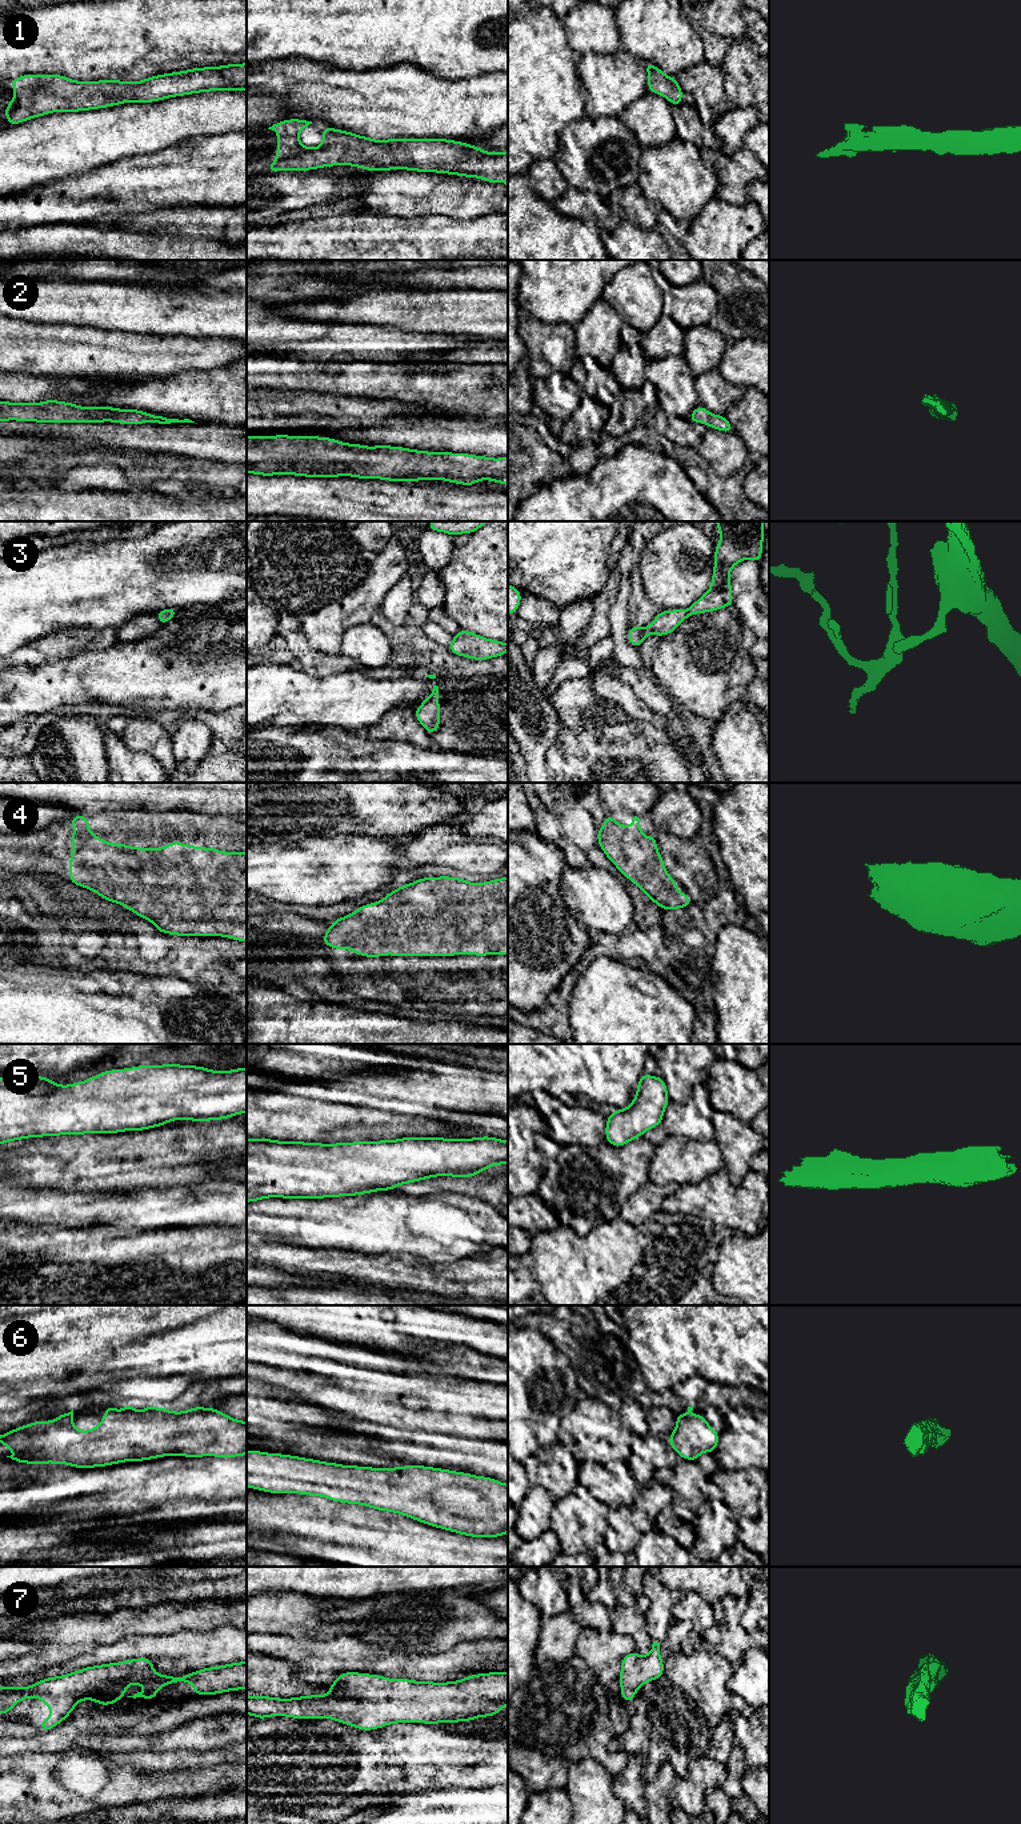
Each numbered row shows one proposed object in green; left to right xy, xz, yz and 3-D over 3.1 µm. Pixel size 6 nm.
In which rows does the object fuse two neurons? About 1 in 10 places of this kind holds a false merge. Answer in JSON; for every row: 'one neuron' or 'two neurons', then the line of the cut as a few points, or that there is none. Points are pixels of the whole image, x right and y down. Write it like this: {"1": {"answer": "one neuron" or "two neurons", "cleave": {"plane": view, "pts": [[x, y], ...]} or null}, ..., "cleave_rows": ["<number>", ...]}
{"1": {"answer": "one neuron", "cleave": null}, "2": {"answer": "one neuron", "cleave": null}, "3": {"answer": "one neuron", "cleave": null}, "4": {"answer": "one neuron", "cleave": null}, "5": {"answer": "one neuron", "cleave": null}, "6": {"answer": "one neuron", "cleave": null}, "7": {"answer": "one neuron", "cleave": null}, "cleave_rows": []}

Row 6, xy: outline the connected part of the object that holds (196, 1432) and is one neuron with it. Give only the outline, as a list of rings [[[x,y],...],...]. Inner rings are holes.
[[[105,1404],[103,1421],[91,1431],[79,1431],[73,1425],[73,1409],[68,1413],[59,1415],[52,1421],[36,1420],[31,1424],[17,1427],[4,1435],[0,1435],[0,1444],[13,1451],[12,1460],[21,1464],[65,1464],[80,1469],[95,1467],[108,1467],[125,1461],[144,1461],[164,1456],[184,1457],[239,1457],[247,1455],[247,1421],[231,1417],[217,1408],[192,1407],[191,1409],[173,1412],[168,1408],[157,1408],[153,1405],[143,1405],[141,1415],[135,1409],[133,1404],[124,1404],[124,1411],[111,1408]]]

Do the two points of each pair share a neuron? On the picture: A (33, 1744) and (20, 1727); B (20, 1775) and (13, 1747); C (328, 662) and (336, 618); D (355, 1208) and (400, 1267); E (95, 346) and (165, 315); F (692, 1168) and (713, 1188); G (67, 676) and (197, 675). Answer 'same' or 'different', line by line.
A: different
B: different
C: different
D: different
E: different
F: different
G: same

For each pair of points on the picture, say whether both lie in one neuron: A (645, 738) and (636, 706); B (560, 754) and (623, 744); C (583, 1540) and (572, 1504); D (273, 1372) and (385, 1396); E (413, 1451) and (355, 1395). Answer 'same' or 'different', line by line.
A: different
B: same
C: same
D: same
E: different

